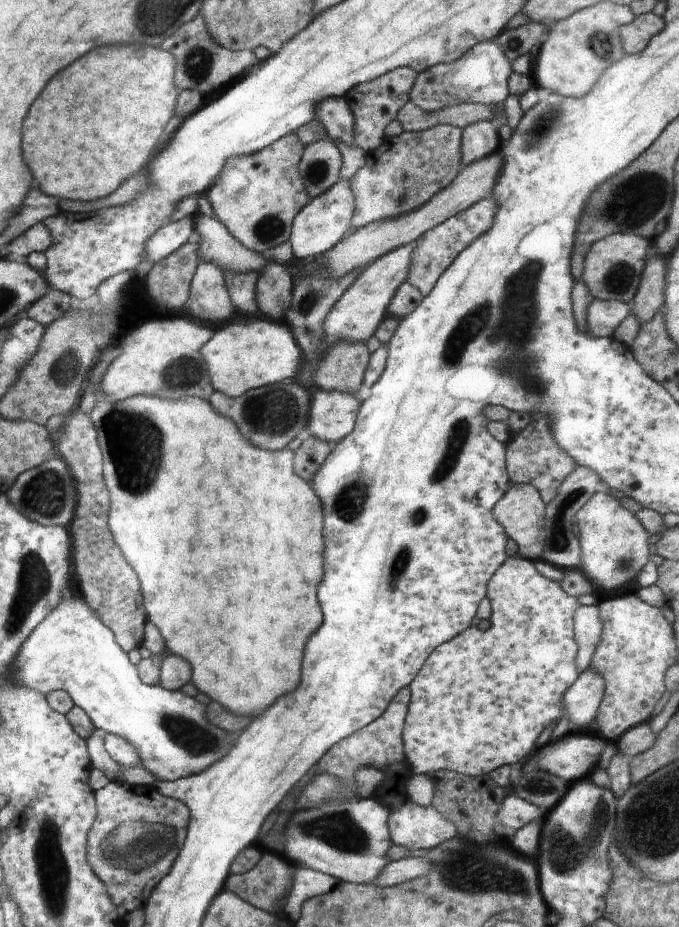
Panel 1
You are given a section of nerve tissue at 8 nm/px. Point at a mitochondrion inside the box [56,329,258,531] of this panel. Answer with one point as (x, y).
(130, 435)

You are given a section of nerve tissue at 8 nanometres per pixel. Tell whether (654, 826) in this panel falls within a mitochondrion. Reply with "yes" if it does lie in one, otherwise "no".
yes

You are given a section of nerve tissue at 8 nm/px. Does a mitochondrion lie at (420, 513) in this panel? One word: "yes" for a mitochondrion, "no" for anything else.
yes

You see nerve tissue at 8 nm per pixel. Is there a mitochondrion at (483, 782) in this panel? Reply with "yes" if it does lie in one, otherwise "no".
no

